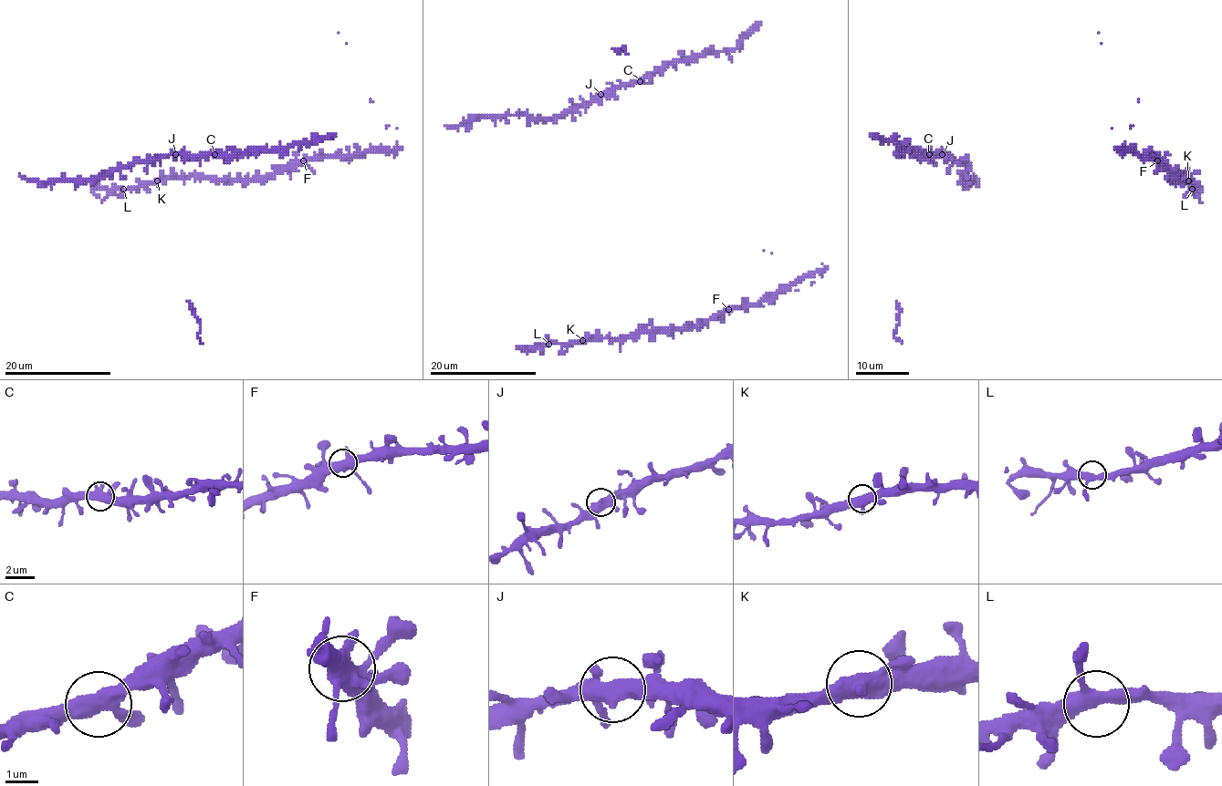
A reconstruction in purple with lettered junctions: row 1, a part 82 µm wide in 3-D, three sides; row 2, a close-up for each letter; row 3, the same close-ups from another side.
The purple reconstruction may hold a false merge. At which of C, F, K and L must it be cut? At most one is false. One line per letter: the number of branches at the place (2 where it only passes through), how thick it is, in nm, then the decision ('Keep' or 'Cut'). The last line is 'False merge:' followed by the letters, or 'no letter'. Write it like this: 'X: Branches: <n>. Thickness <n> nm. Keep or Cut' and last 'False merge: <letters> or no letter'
C: Branches: 3. Thickness 480 nm. Keep
F: Branches: 3. Thickness 460 nm. Keep
K: Branches: 3. Thickness 480 nm. Keep
L: Branches: 3. Thickness 360 nm. Keep
False merge: no letter

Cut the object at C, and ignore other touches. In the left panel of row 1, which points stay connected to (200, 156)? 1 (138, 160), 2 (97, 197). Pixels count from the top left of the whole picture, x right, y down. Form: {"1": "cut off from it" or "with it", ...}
{"1": "with it", "2": "cut off from it"}

